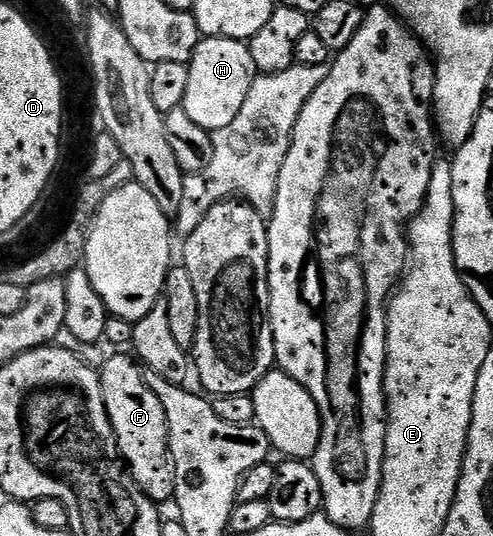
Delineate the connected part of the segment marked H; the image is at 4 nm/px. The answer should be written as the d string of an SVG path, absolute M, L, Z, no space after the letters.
M203 37L194 49L188 65L188 92L182 101L188 117L200 124L200 128L211 132L228 128L228 124L232 124L232 120L240 116L240 108L244 108L248 88L252 88L256 77L249 45L231 38Z

